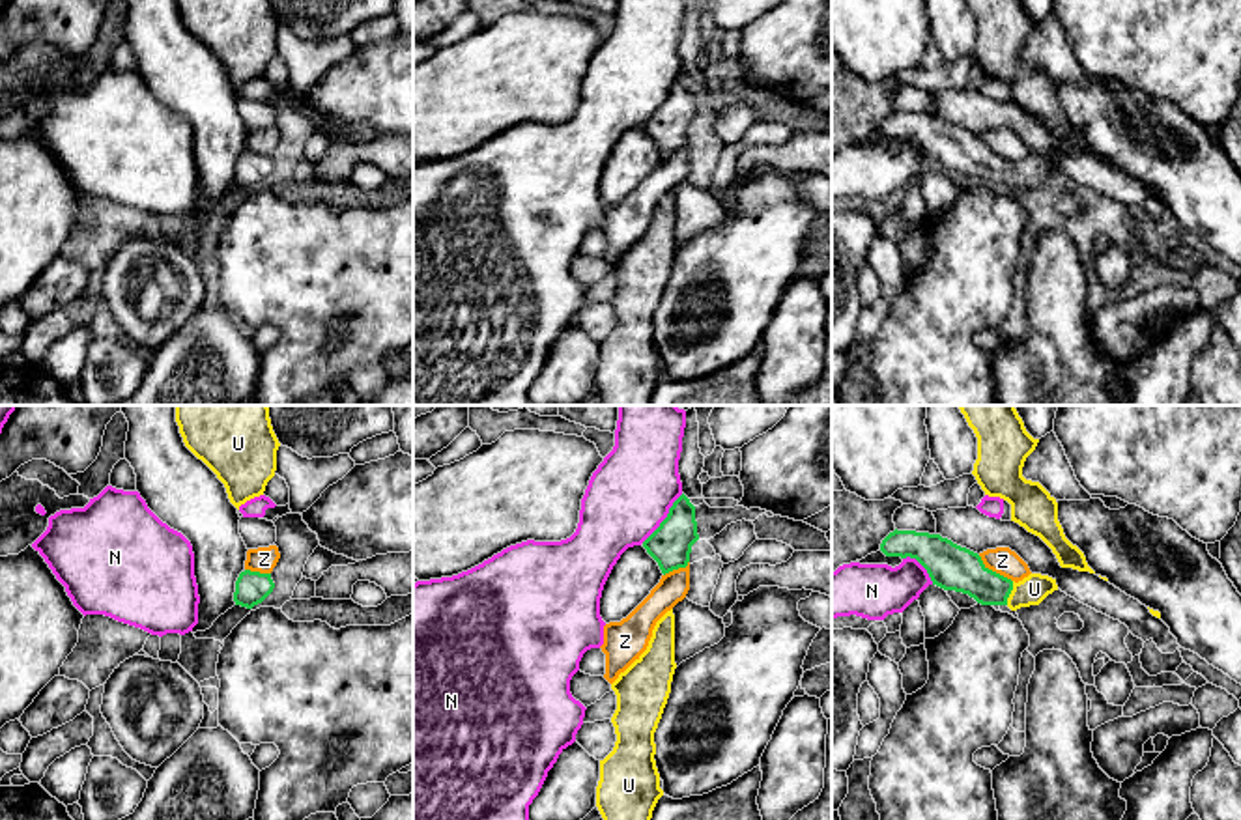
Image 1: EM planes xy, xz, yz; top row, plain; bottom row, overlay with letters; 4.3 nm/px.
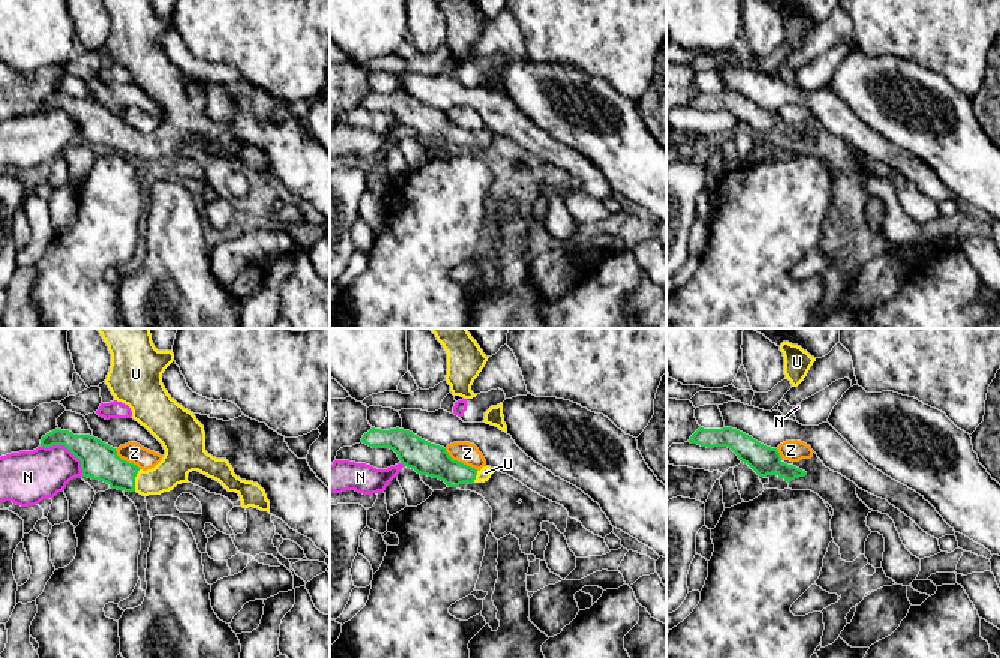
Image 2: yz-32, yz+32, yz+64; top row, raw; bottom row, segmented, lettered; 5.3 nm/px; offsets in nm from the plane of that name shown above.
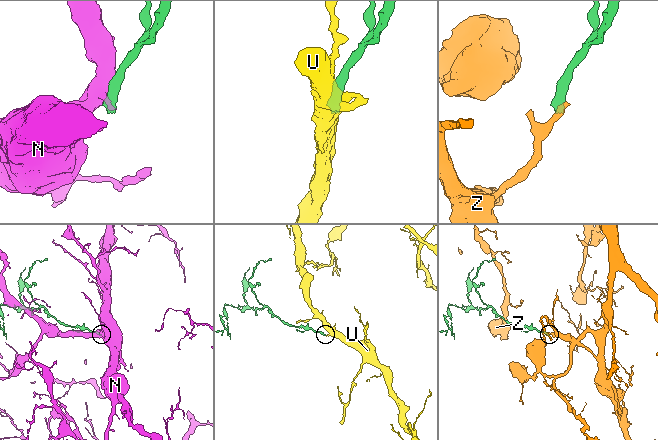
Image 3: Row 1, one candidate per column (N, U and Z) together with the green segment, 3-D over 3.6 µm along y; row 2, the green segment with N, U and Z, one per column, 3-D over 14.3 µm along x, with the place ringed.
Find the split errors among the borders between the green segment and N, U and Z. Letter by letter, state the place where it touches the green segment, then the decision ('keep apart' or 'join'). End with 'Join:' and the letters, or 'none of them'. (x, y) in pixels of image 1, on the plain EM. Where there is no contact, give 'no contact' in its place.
N: contact xz (666, 99); keep apart
U: contact yz (1010, 174); join
Z: contact yz (995, 154); keep apart
Join: U

